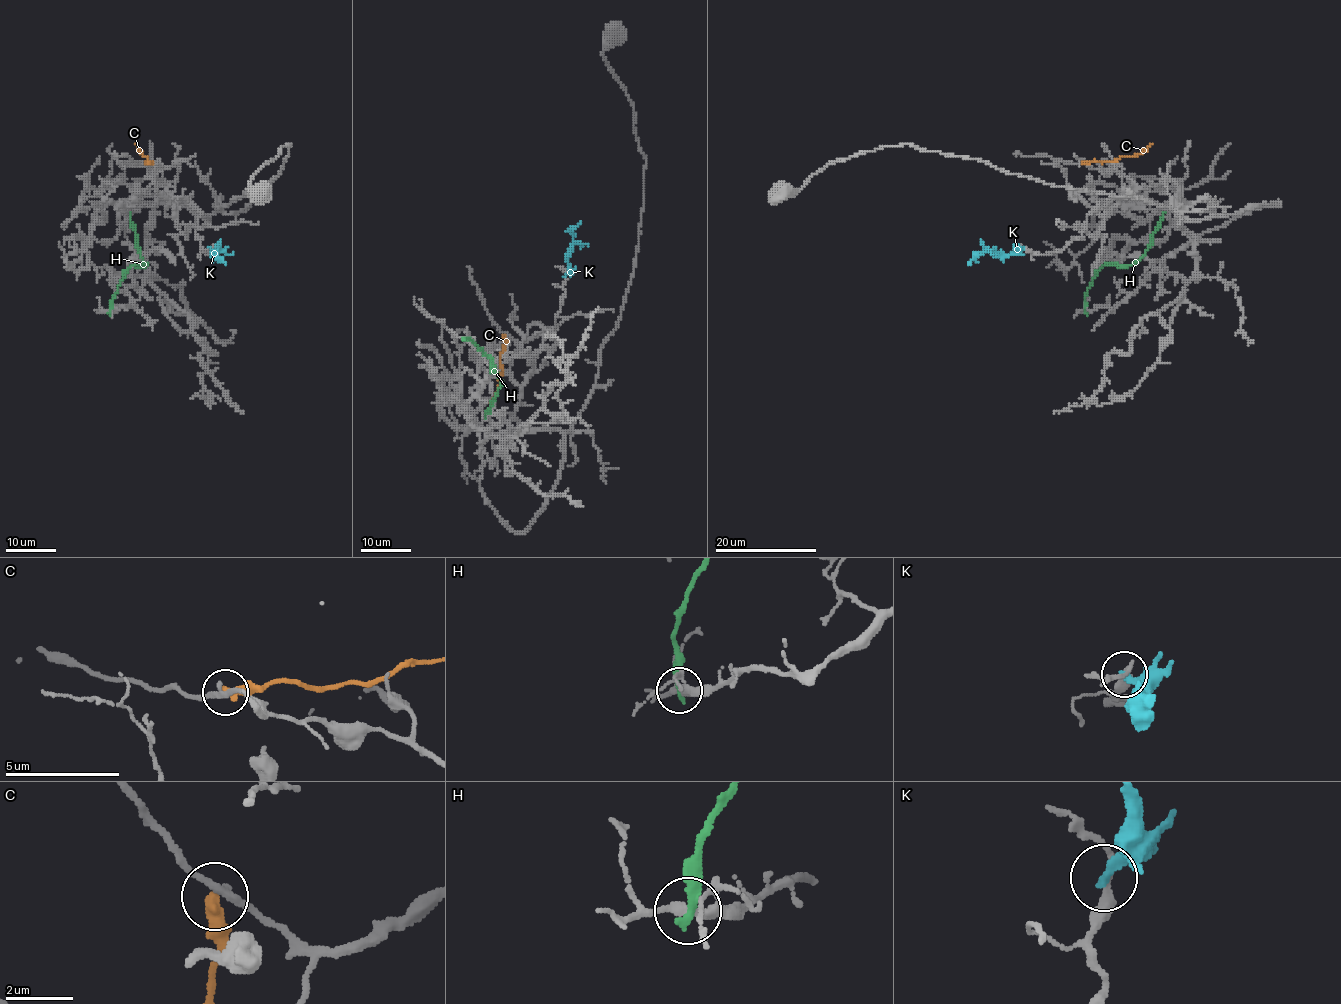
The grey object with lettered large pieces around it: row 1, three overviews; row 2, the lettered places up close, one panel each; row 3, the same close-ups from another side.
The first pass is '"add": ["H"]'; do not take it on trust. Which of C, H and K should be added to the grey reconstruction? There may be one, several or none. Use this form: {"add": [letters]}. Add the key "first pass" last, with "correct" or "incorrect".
{"add": [], "first pass": "incorrect"}

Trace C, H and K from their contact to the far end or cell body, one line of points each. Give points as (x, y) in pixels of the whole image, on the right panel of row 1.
C: (1081, 163), (1134, 155), (1144, 152), (1152, 143)
H: (1085, 311), (1083, 299), (1094, 273), (1105, 264), (1133, 264), (1145, 253), (1164, 211)
K: (1023, 249), (1008, 255), (981, 251), (969, 264)

